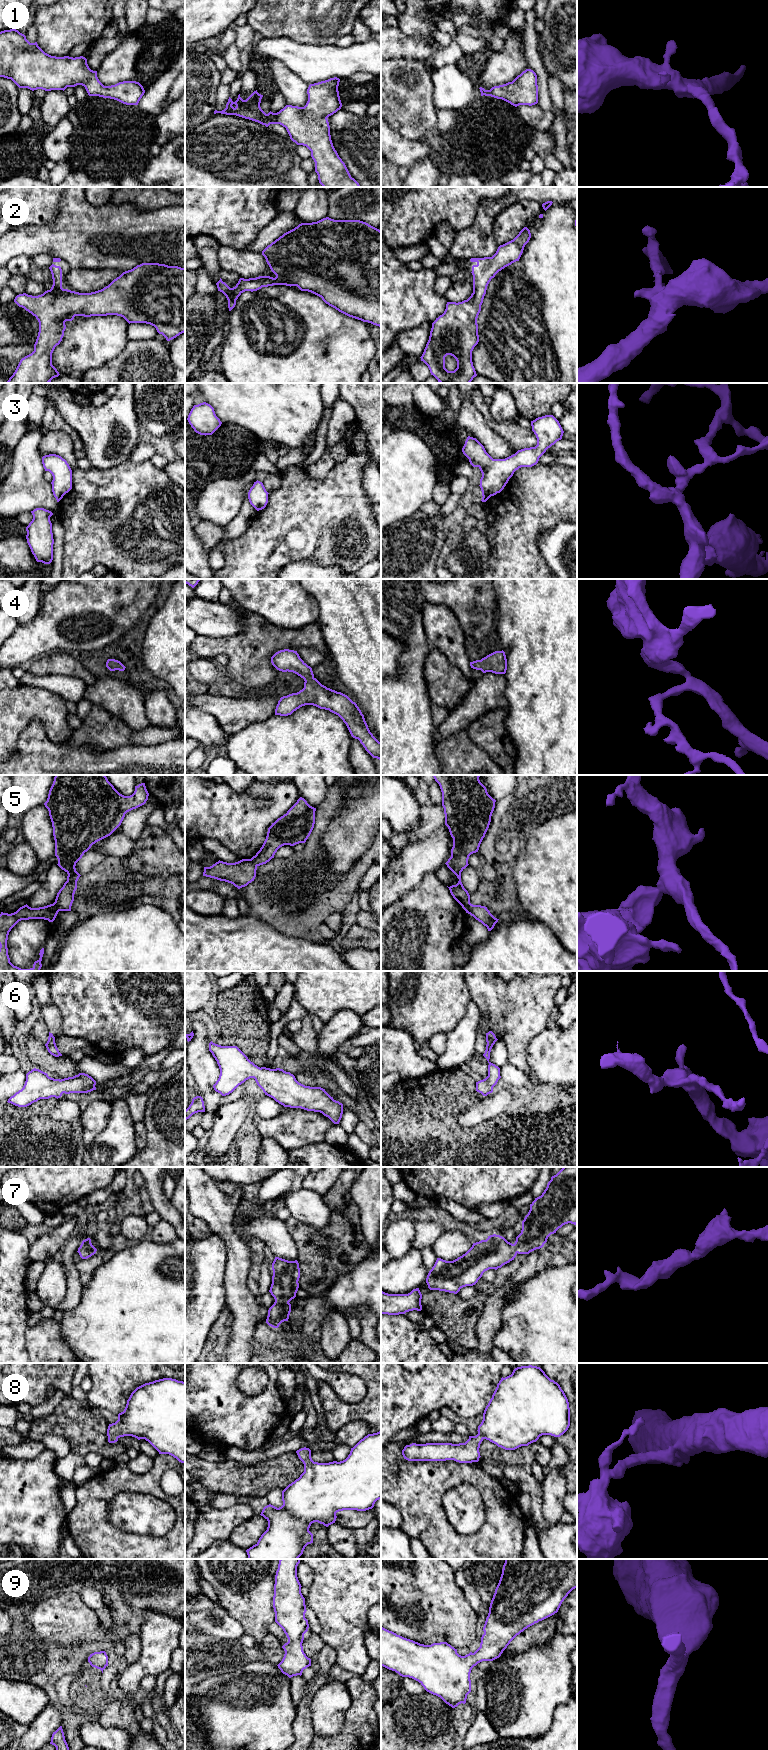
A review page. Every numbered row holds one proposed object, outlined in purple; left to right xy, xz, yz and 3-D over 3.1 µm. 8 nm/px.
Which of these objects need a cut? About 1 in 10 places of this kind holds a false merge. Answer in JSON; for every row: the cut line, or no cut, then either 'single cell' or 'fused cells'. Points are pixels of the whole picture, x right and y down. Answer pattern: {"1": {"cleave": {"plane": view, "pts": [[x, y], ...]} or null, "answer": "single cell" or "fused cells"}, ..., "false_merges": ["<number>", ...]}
{"1": {"cleave": null, "answer": "single cell"}, "2": {"cleave": null, "answer": "single cell"}, "3": {"cleave": null, "answer": "single cell"}, "4": {"cleave": null, "answer": "single cell"}, "5": {"cleave": {"plane": "xy", "pts": [[54, 902], [60, 910]]}, "answer": "fused cells"}, "6": {"cleave": null, "answer": "single cell"}, "7": {"cleave": null, "answer": "single cell"}, "8": {"cleave": null, "answer": "single cell"}, "9": {"cleave": null, "answer": "single cell"}, "false_merges": ["5"]}

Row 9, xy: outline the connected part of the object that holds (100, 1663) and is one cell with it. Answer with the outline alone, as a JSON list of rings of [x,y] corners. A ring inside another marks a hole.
[[[105,1651],[94,1652],[88,1657],[88,1662],[103,1673],[103,1670],[108,1666],[108,1656]]]

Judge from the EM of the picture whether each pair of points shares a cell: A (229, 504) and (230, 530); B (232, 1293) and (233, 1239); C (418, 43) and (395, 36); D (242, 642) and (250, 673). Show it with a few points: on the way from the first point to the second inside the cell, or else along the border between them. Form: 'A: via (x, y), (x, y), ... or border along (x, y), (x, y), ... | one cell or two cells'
A: border along (243, 502), (239, 512), (224, 526) | two cells
B: via (235, 1280), (235, 1252) | one cell
C: via (412, 43), (401, 42) | one cell
D: via (249, 650), (249, 665) | one cell

